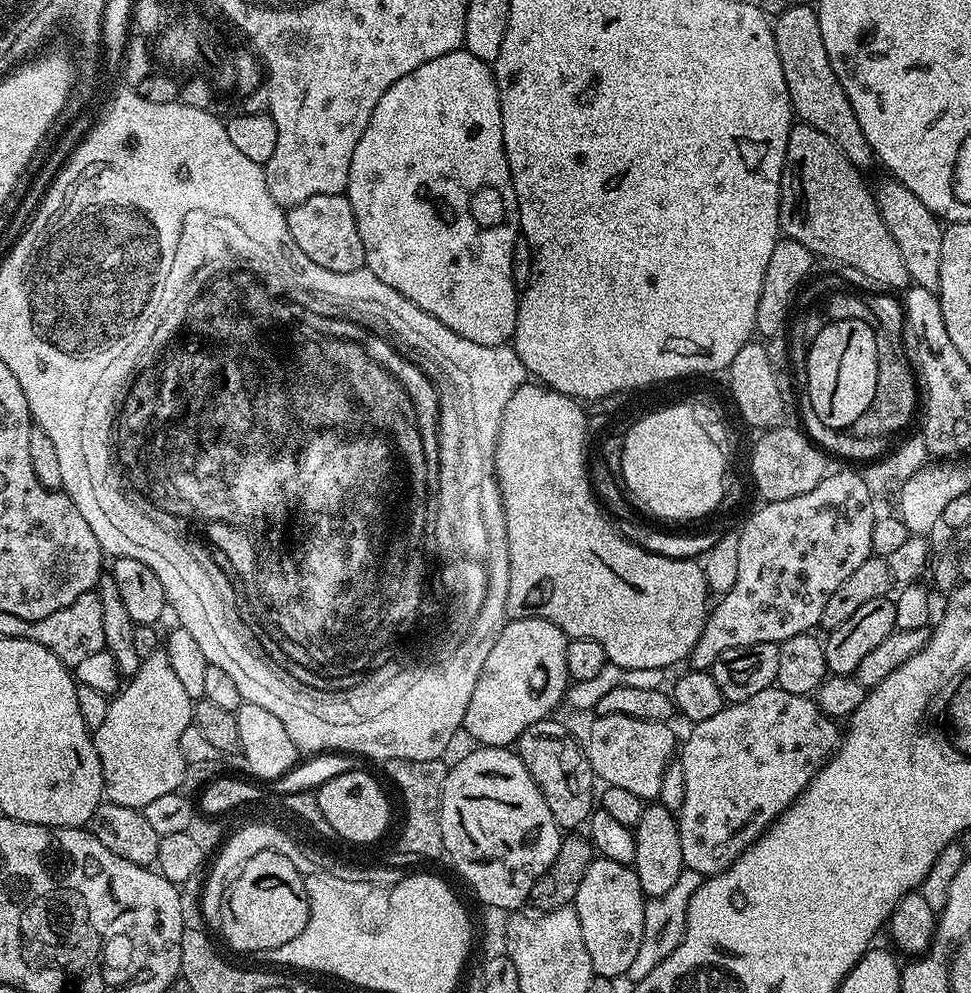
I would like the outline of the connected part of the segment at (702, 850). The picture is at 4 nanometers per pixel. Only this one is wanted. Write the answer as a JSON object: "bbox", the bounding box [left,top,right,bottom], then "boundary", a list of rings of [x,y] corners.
{"bbox":[678,686,838,878],"boundary":[[[775,686],[754,694],[754,698],[746,698],[737,704],[728,704],[722,710],[718,710],[718,714],[714,714],[714,718],[706,718],[702,722],[692,724],[689,727],[688,737],[685,740],[683,737],[682,749],[678,754],[678,760],[680,756],[680,772],[684,775],[684,801],[680,804],[680,812],[678,808],[678,823],[680,825],[680,841],[682,842],[684,867],[694,870],[702,878],[717,876],[719,872],[724,872],[729,868],[748,849],[750,844],[756,843],[758,837],[767,829],[768,825],[776,817],[781,816],[790,805],[800,799],[800,793],[808,787],[808,783],[813,776],[820,771],[825,761],[831,757],[838,744],[836,724],[837,721],[833,717],[826,716],[821,712],[820,705],[816,703],[815,699],[799,696],[798,694],[790,694],[786,690]]]}

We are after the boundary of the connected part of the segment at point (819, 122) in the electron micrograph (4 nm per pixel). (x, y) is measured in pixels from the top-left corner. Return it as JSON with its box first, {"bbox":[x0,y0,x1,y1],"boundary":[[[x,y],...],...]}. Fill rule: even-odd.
{"bbox":[772,4,874,170],"boundary":[[[808,4],[785,7],[783,14],[775,17],[772,29],[793,113],[803,123],[814,126],[814,130],[822,130],[822,134],[826,134],[826,138],[830,138],[830,142],[834,142],[834,146],[846,154],[854,167],[867,170],[874,164],[872,147],[870,142],[866,142],[866,134],[862,134],[862,126],[858,126],[854,106],[850,106],[850,98],[846,98],[846,90],[842,82],[838,82],[838,74],[834,74],[830,58],[826,58],[820,18],[816,15],[815,7]]]}

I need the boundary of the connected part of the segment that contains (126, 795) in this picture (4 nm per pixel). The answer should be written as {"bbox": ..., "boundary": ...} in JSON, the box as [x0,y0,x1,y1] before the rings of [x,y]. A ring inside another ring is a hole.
{"bbox":[94,650,194,809],"boundary":[[[158,650],[143,657],[140,668],[127,683],[121,687],[118,695],[109,703],[106,710],[106,722],[94,730],[94,739],[98,758],[102,762],[104,775],[104,794],[111,803],[118,806],[130,806],[143,809],[154,798],[170,794],[181,787],[184,776],[189,775],[190,765],[182,758],[182,734],[194,722],[194,702],[186,694],[182,682],[170,667],[167,651]]]}

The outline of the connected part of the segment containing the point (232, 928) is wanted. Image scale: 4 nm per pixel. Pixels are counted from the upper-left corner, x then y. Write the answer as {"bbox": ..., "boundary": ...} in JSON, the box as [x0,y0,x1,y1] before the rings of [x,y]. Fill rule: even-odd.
{"bbox":[222,851,308,954],"boundary":[[[276,851],[254,854],[238,874],[231,888],[227,889],[226,899],[222,905],[222,929],[228,944],[236,952],[260,952],[266,954],[278,946],[286,946],[302,930],[306,930],[308,921],[308,891],[304,888],[304,876],[290,858]]]}

